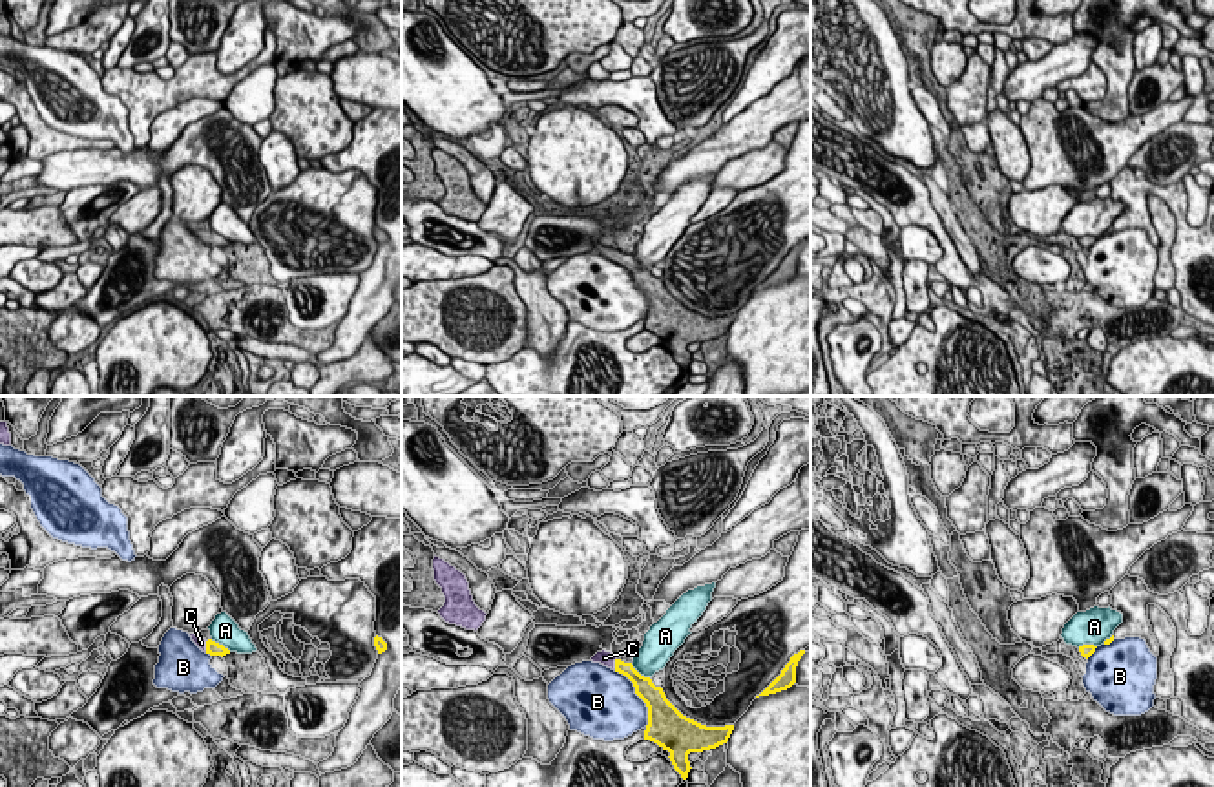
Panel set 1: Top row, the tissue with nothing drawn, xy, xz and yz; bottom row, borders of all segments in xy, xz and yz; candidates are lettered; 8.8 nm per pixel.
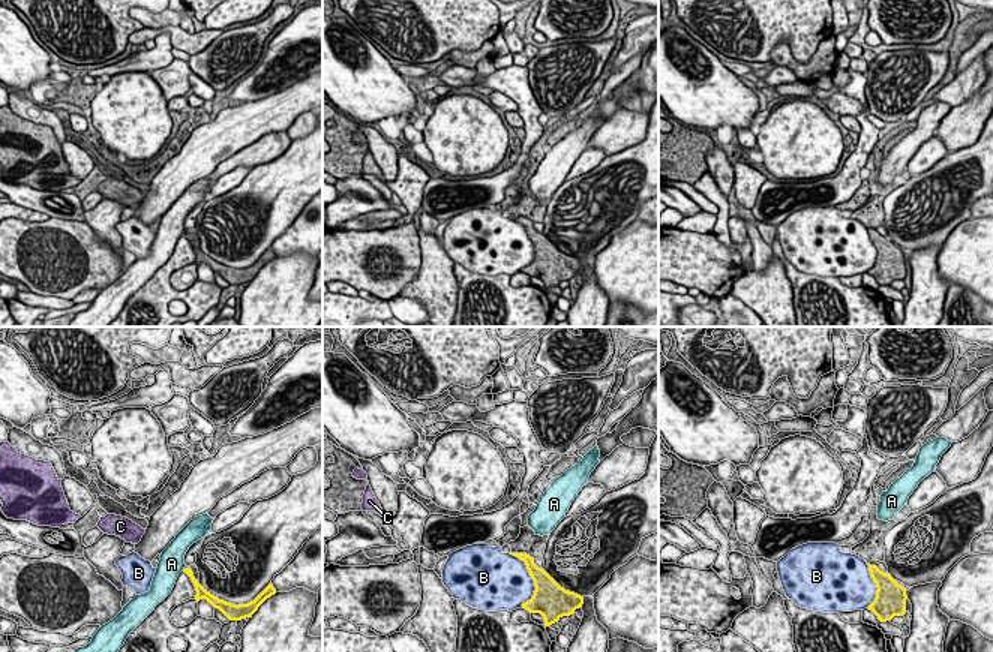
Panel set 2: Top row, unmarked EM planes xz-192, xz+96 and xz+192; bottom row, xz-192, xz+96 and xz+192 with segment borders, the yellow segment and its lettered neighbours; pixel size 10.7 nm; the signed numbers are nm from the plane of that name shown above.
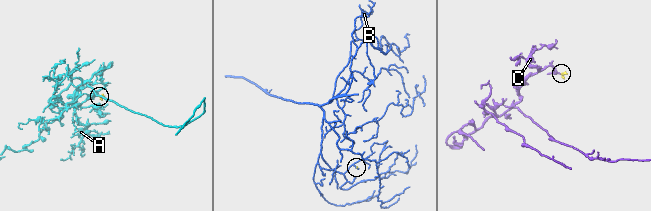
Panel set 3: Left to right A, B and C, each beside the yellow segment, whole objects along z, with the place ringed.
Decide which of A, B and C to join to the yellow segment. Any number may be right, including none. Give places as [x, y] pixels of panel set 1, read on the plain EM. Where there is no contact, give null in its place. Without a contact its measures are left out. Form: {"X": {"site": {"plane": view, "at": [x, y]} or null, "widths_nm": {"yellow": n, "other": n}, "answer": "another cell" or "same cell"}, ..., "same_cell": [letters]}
{"A": {"site": {"plane": "xz", "at": [638, 263]}, "widths_nm": {"yellow": 180, "other": 280}, "answer": "another cell"}, "B": {"site": {"plane": "xz", "at": [638, 285]}, "widths_nm": {"yellow": 220, "other": 480}, "answer": "another cell"}, "C": {"site": {"plane": "xz", "at": [616, 254]}, "widths_nm": {"yellow": 130, "other": 130}, "answer": "same cell"}, "same_cell": ["C"]}

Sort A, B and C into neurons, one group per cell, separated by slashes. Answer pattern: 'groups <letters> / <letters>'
groups A / B / C

